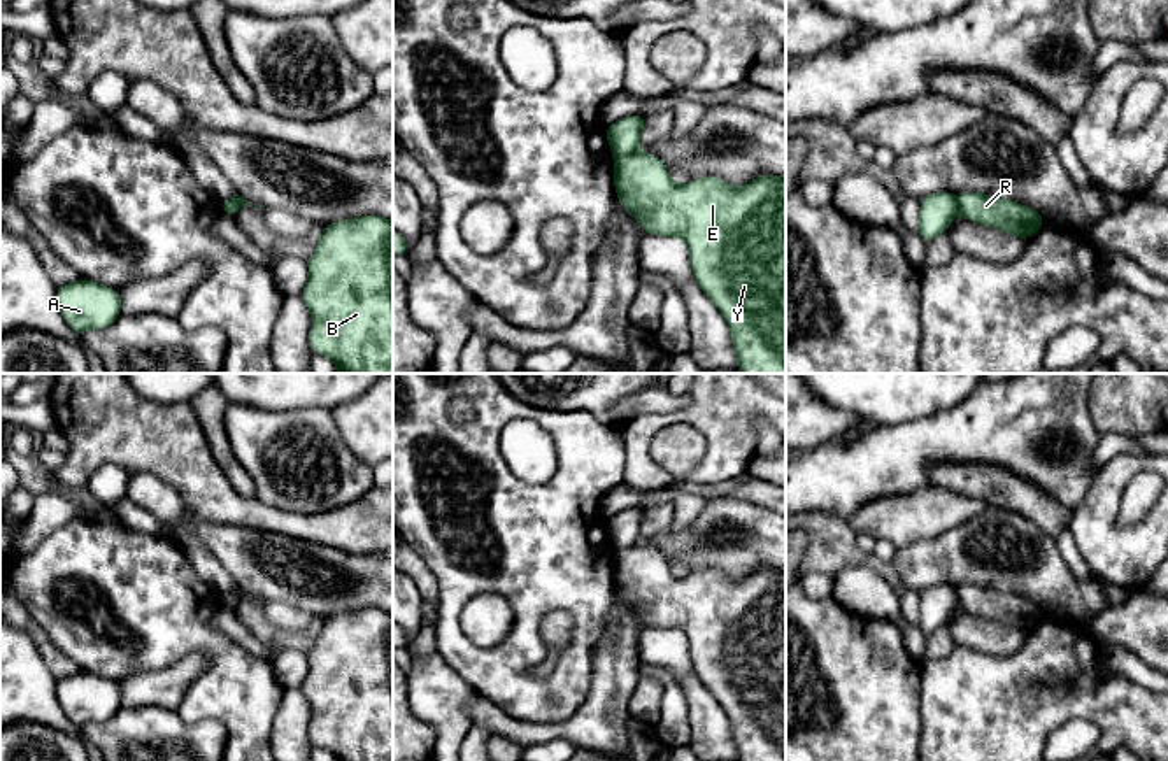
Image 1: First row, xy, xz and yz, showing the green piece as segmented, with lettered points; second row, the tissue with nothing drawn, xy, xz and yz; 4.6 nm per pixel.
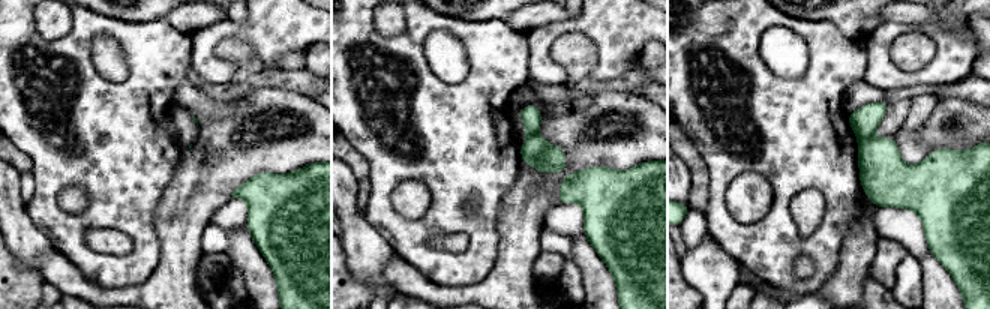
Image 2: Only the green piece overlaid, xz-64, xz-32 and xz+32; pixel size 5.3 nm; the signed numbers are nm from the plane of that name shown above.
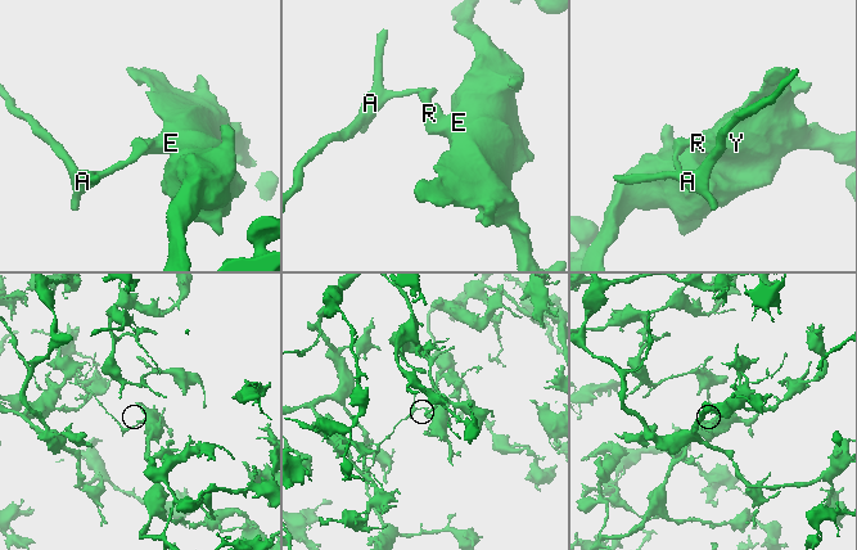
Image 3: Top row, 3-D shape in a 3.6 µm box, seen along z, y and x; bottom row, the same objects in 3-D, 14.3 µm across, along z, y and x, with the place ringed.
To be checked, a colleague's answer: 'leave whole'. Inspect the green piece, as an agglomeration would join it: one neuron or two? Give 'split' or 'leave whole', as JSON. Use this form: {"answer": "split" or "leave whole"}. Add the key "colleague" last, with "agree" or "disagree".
{"answer": "split", "colleague": "disagree"}

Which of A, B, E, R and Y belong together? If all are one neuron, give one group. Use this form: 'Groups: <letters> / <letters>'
Groups: A / B E R Y

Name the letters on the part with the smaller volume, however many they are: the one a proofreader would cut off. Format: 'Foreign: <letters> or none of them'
Foreign: A

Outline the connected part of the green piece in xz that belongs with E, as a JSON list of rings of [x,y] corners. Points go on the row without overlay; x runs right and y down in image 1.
[[[631,545],[614,551],[614,580],[647,628],[686,633],[694,675],[728,715],[737,761],[786,761],[786,570],[761,566],[731,580],[717,568],[705,568],[677,579],[659,551]]]

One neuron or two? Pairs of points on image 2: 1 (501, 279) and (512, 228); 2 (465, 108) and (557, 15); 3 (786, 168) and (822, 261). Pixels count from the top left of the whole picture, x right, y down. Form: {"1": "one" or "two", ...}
{"1": "one", "2": "two", "3": "one"}

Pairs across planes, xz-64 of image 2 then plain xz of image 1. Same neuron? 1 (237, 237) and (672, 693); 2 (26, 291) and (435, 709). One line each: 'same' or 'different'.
1: different
2: different

